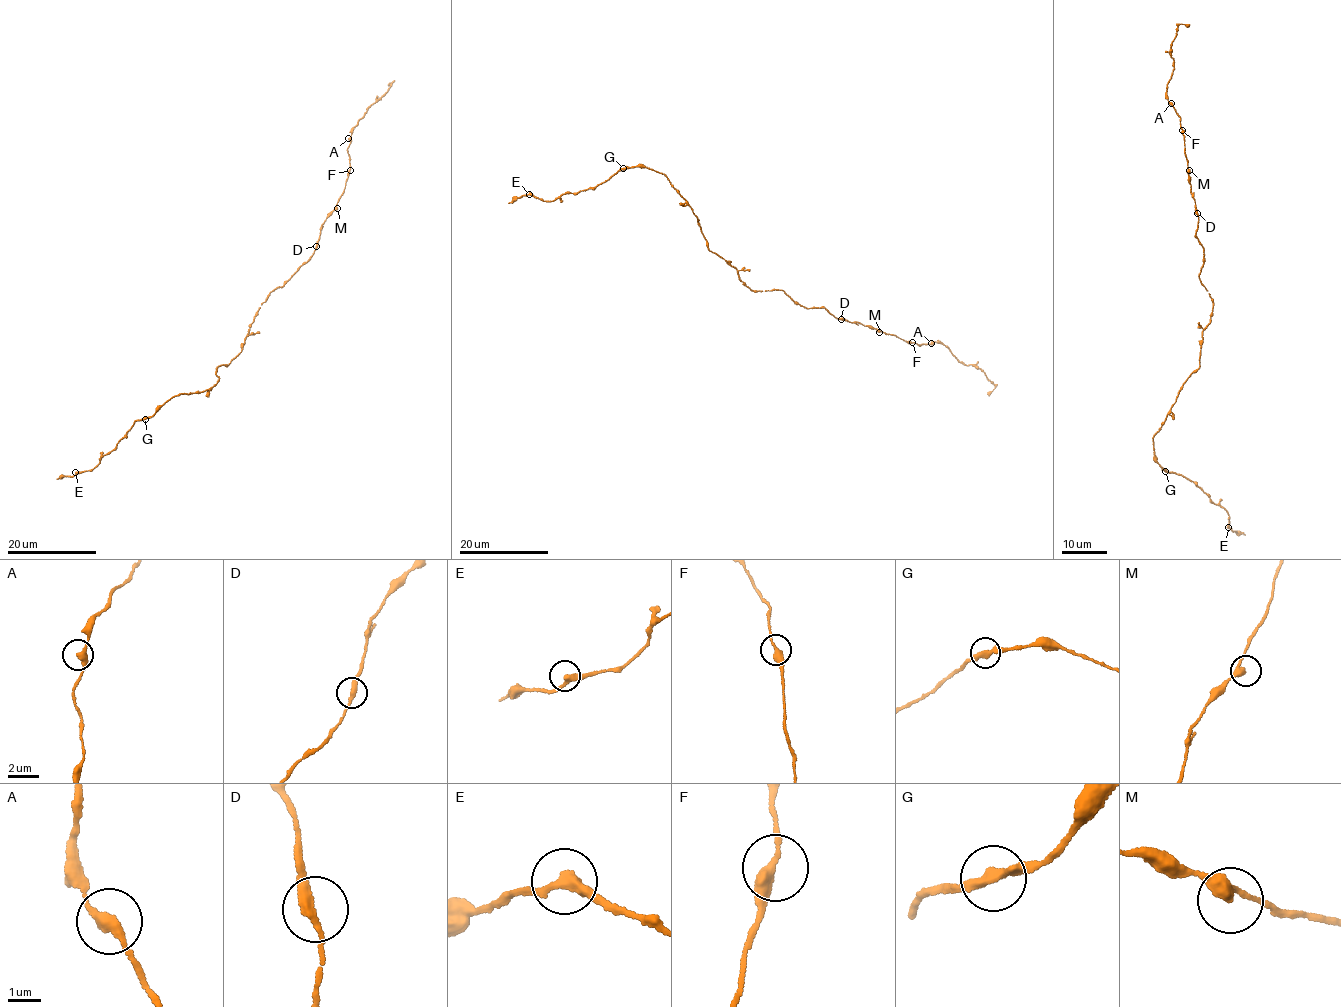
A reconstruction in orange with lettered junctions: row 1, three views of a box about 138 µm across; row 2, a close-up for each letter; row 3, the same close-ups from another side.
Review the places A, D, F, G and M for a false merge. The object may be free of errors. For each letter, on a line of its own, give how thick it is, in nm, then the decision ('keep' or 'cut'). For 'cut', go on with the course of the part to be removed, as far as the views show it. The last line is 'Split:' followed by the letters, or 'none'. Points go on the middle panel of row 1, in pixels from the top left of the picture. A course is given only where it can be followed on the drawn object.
A: 320 nm | keep
D: 280 nm | keep
F: 320 nm | keep
G: 320 nm | keep
M: 320 nm | keep
Split: none

